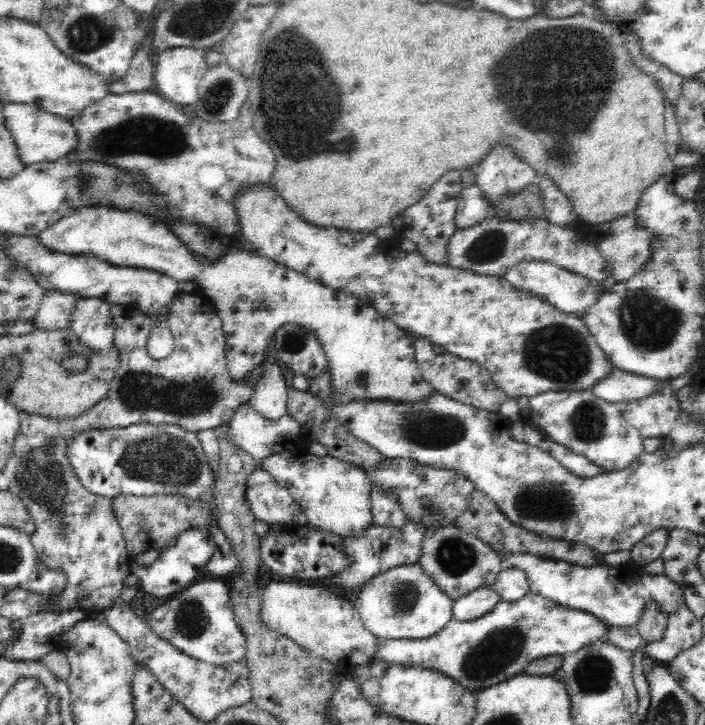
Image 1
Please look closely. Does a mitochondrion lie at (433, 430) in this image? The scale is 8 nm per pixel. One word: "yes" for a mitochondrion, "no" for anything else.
yes

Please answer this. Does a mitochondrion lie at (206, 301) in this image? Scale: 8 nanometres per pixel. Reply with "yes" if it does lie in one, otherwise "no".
no

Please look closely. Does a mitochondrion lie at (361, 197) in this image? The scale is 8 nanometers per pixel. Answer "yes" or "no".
no

